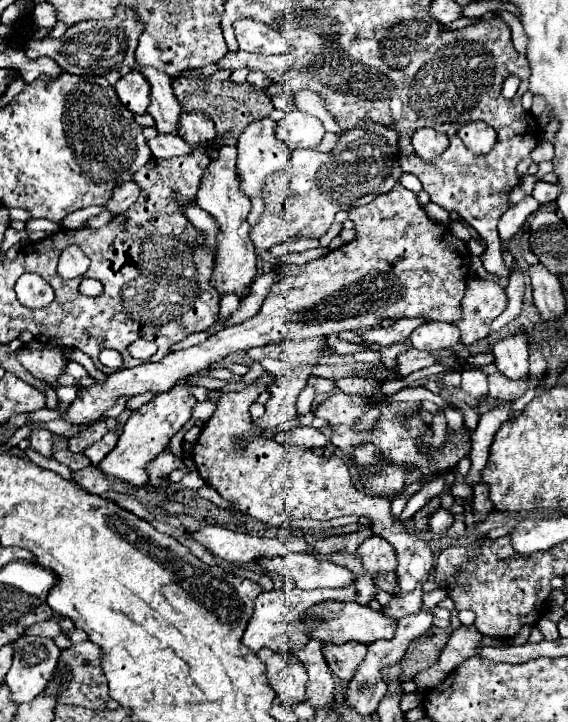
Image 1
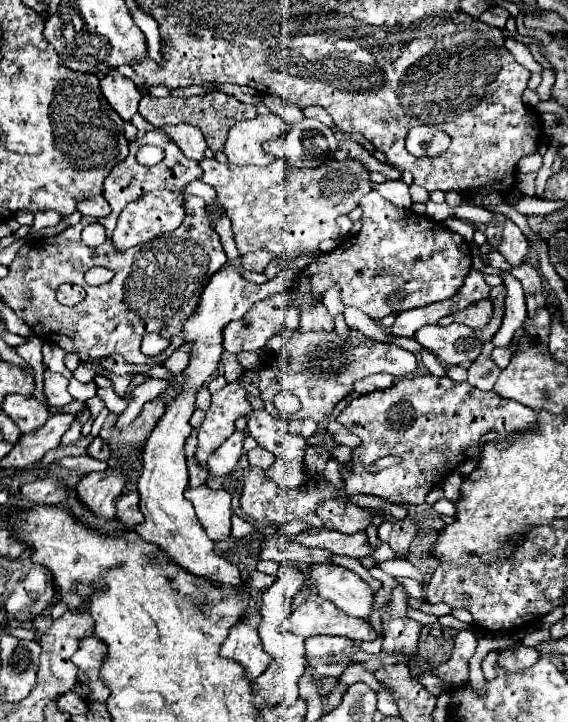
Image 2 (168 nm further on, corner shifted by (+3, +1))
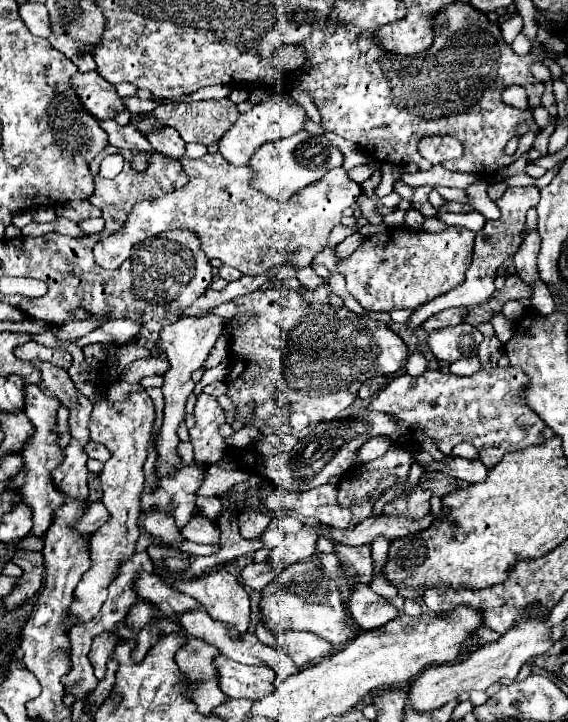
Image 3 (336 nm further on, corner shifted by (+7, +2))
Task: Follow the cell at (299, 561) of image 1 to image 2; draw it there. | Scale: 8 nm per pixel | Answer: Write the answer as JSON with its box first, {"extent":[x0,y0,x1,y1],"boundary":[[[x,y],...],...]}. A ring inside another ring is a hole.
{"extent":[309,565,375,619],"boundary":[[[313,565],[309,571],[309,581],[317,587],[317,591],[323,599],[331,601],[343,613],[347,613],[351,617],[361,617],[361,619],[371,617],[371,611],[375,605],[375,591],[357,573],[353,573],[345,567],[337,567],[337,565]]]}

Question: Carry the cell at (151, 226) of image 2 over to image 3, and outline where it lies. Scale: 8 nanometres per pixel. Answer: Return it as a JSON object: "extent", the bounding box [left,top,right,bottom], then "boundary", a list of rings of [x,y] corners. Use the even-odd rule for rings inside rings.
{"extent":[95,154,361,276],"boundary":[[[205,154],[199,160],[181,158],[181,164],[189,174],[189,182],[161,198],[137,202],[125,226],[95,244],[95,260],[99,266],[121,266],[125,258],[129,258],[133,244],[173,228],[197,232],[209,258],[219,258],[223,264],[249,276],[267,274],[273,266],[311,266],[313,256],[327,246],[331,230],[341,222],[343,210],[353,206],[361,194],[361,186],[355,182],[325,182],[325,178],[321,178],[293,194],[285,204],[279,204],[267,194],[253,190],[253,168],[237,168],[221,154]],[[291,242],[297,244],[295,250],[289,248]]]}

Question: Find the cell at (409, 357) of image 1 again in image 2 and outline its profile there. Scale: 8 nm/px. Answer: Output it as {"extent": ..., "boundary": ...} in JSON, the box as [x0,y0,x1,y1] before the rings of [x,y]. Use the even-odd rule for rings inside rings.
{"extent":[257,329,417,423],"boundary":[[[283,329],[281,335],[287,337],[285,357],[289,359],[285,359],[285,365],[281,367],[277,361],[279,357],[283,357],[281,353],[279,355],[269,353],[265,361],[261,361],[261,365],[257,367],[259,371],[257,387],[265,403],[265,411],[271,415],[277,415],[277,409],[273,405],[277,383],[281,385],[281,389],[295,393],[299,401],[303,403],[297,419],[313,419],[315,423],[319,423],[333,413],[339,401],[343,401],[347,395],[353,393],[355,381],[361,381],[363,377],[373,375],[373,373],[391,373],[395,377],[405,377],[417,369],[417,357],[411,351],[405,351],[399,345],[393,345],[387,341],[375,341],[357,329],[349,329],[347,337],[341,337],[337,331],[301,333],[299,329],[295,331]]]}

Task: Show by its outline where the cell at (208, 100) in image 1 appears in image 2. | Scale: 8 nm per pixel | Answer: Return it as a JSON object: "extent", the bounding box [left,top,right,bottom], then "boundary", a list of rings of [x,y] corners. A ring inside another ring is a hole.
{"extent":[139,93,257,151],"boundary":[[[207,93],[207,95],[197,95],[197,97],[151,97],[145,95],[139,103],[139,113],[153,123],[155,127],[163,127],[163,125],[177,125],[177,123],[189,123],[197,129],[201,129],[205,143],[211,151],[223,151],[225,139],[229,129],[243,119],[255,119],[257,111],[255,105],[243,105],[241,101],[237,101],[233,95],[227,93]]]}

